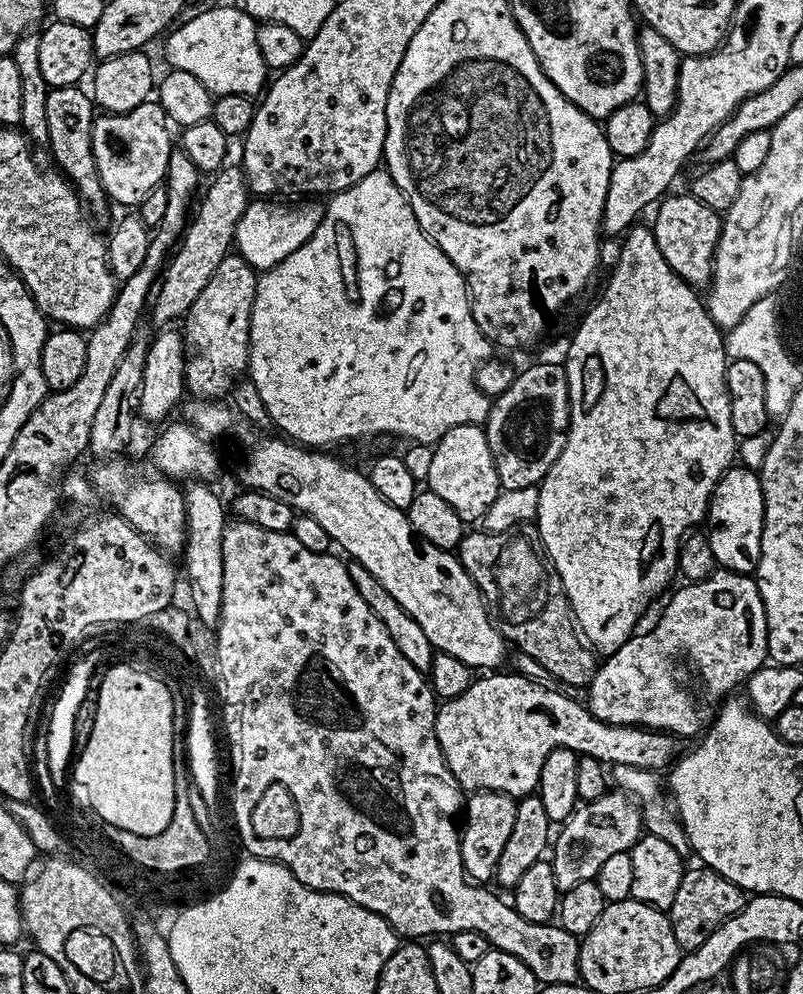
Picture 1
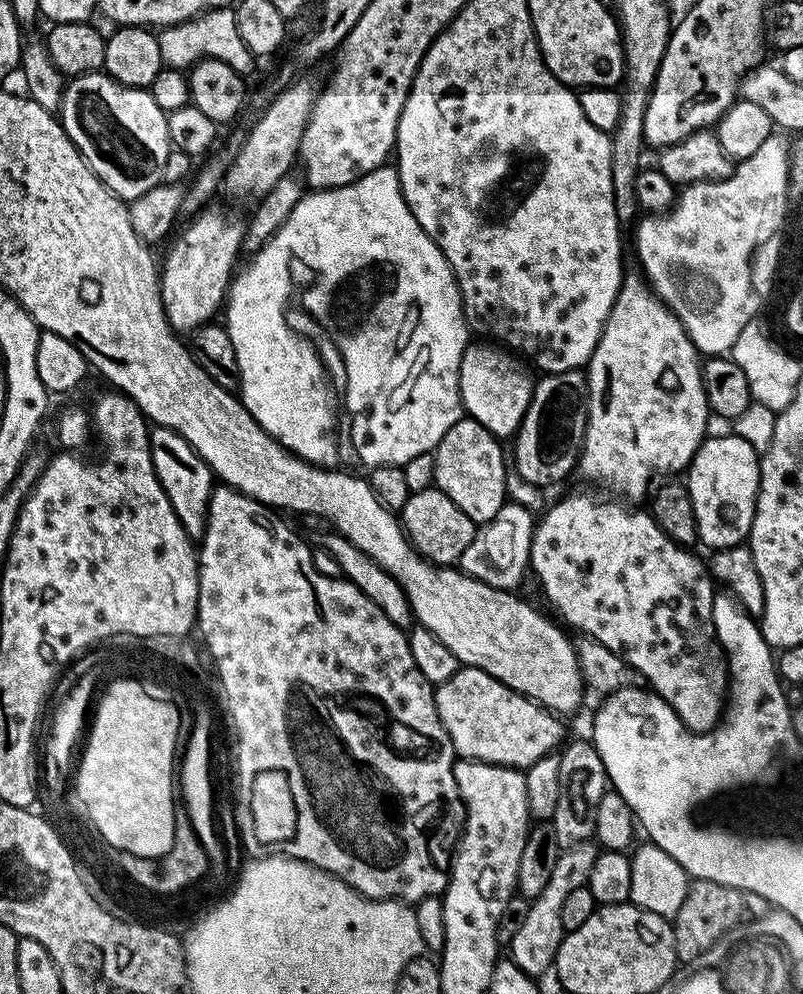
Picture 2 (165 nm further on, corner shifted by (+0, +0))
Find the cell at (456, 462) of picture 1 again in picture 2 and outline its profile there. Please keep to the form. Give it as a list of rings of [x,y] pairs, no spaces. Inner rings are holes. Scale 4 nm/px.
[[[461,418],[438,442],[434,450],[436,462],[435,487],[445,492],[476,525],[490,522],[506,502],[504,496],[504,452],[500,449],[501,441],[486,430],[477,420]]]

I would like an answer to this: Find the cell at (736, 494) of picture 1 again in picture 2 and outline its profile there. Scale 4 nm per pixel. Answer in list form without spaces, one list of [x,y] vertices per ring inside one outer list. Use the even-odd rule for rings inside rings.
[[[728,434],[728,436],[709,435],[702,443],[700,443],[699,450],[696,451],[691,464],[689,464],[686,469],[686,483],[688,485],[688,493],[690,494],[690,502],[694,506],[694,518],[698,522],[698,534],[700,535],[699,543],[701,545],[705,544],[705,546],[708,547],[708,550],[733,548],[735,544],[744,544],[745,541],[747,541],[748,533],[752,530],[754,514],[756,513],[756,496],[760,492],[760,461],[761,457],[756,452],[754,446],[735,434]]]

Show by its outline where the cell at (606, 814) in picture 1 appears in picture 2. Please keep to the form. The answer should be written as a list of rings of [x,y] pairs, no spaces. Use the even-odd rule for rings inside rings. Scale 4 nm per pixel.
[[[592,842],[576,844],[573,848],[563,849],[558,862],[554,862],[554,871],[550,874],[550,882],[546,882],[546,890],[542,890],[542,894],[531,897],[526,922],[522,922],[522,927],[518,929],[518,934],[514,934],[510,945],[510,951],[512,951],[510,959],[527,976],[540,978],[547,968],[549,971],[555,965],[558,946],[566,935],[562,926],[562,905],[566,903],[570,890],[578,890],[587,885],[588,875],[597,855],[597,845]]]

